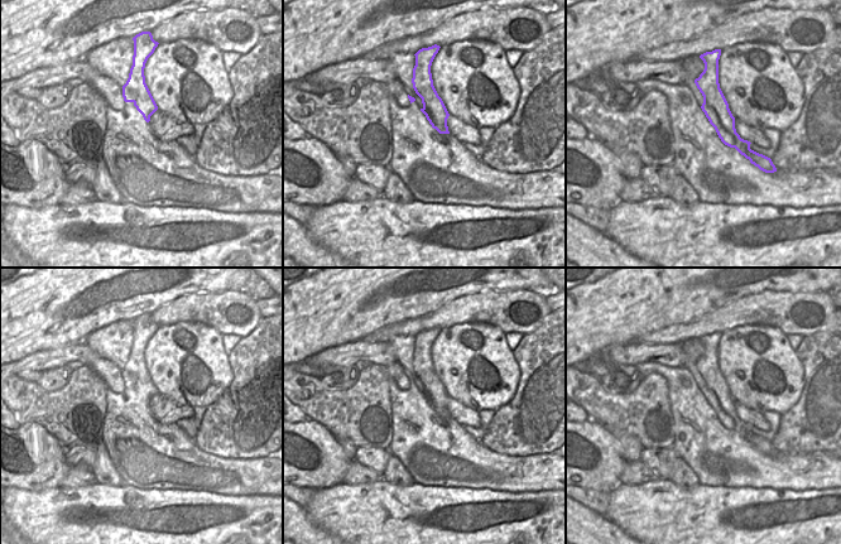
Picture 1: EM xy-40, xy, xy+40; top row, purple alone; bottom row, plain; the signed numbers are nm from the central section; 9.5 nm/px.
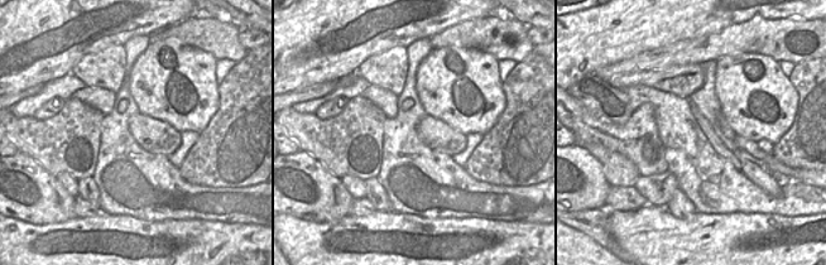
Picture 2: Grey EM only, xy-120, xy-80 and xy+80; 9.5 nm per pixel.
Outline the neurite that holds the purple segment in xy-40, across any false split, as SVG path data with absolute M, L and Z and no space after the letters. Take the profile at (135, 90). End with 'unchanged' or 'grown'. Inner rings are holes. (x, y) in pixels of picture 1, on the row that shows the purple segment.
M141 32L134 38L119 38L96 47L83 58L98 74L115 81L122 88L124 101L133 102L146 122L150 121L158 106L145 83L144 68L158 44L150 32Z; grown

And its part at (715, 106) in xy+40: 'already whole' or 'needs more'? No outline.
needs more

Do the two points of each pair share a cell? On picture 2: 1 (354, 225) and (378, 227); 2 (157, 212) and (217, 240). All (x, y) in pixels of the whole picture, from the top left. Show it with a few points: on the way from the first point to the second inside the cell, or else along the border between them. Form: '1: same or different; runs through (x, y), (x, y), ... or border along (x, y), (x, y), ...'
1: same; runs through (360, 227), (371, 227)
2: different; border along (140, 218), (145, 221), (201, 218)

